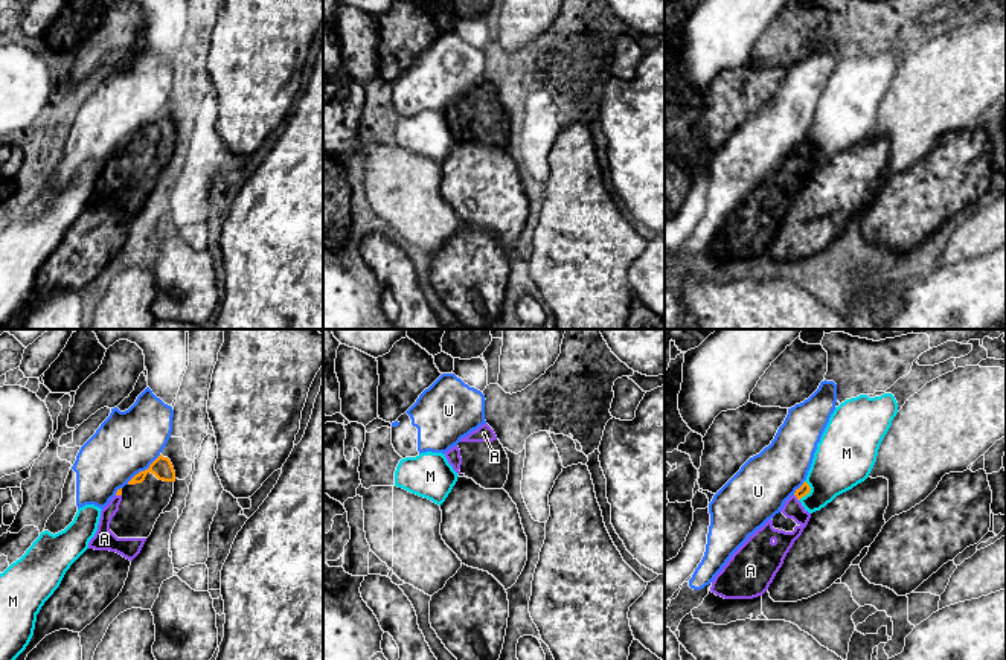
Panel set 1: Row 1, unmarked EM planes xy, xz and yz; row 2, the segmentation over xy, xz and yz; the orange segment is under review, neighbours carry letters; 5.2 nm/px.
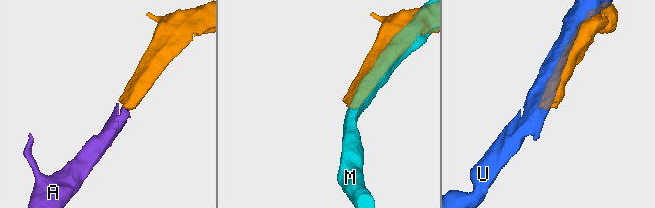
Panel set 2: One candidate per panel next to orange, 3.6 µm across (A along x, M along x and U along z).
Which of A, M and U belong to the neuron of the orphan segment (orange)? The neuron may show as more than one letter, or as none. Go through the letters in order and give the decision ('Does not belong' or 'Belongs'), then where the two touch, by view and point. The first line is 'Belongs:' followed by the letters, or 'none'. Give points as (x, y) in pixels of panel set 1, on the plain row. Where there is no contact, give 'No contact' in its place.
Belongs: A
A: Belongs. Touches orange at yz (796, 154)
M: Does not belong. Touches orange at yz (808, 150)
U: Does not belong. Touches orange at xy (145, 128)

